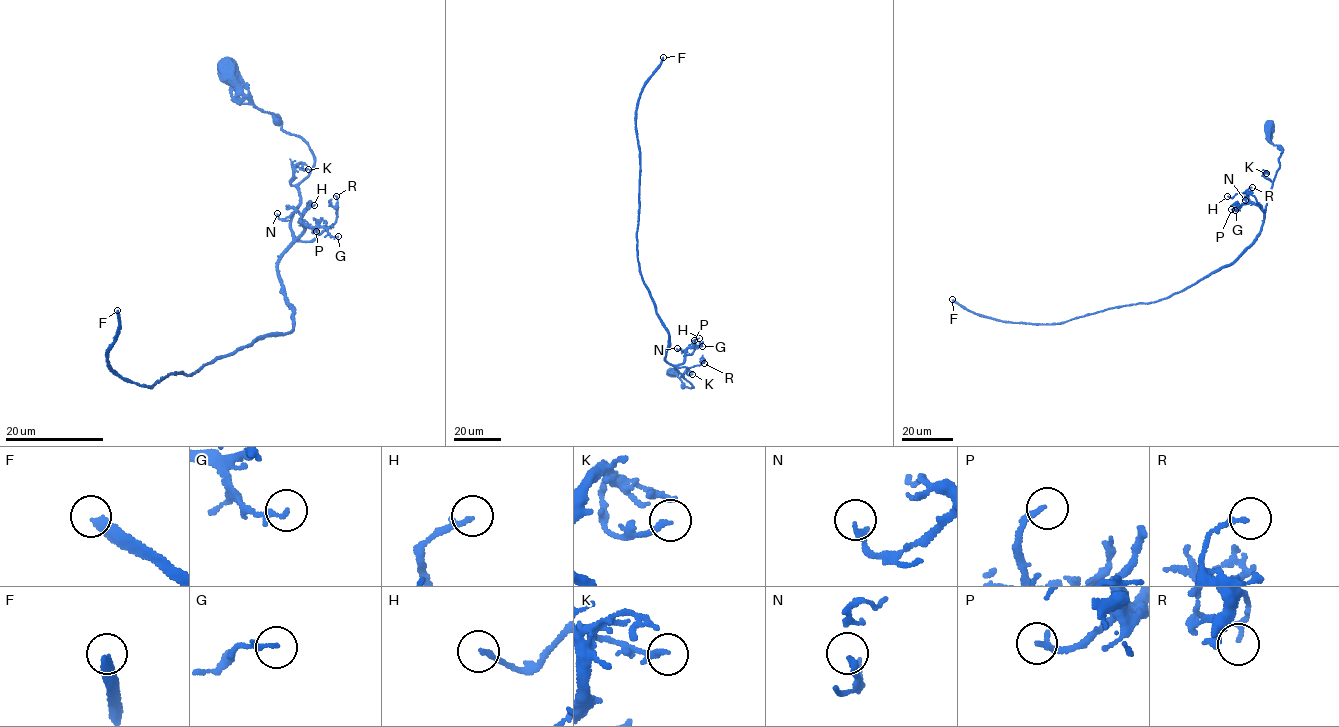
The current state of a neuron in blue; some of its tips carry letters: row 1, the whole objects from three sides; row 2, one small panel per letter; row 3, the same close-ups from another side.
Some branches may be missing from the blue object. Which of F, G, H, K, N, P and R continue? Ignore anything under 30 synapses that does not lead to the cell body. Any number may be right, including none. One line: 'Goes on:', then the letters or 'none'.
Goes on: F

